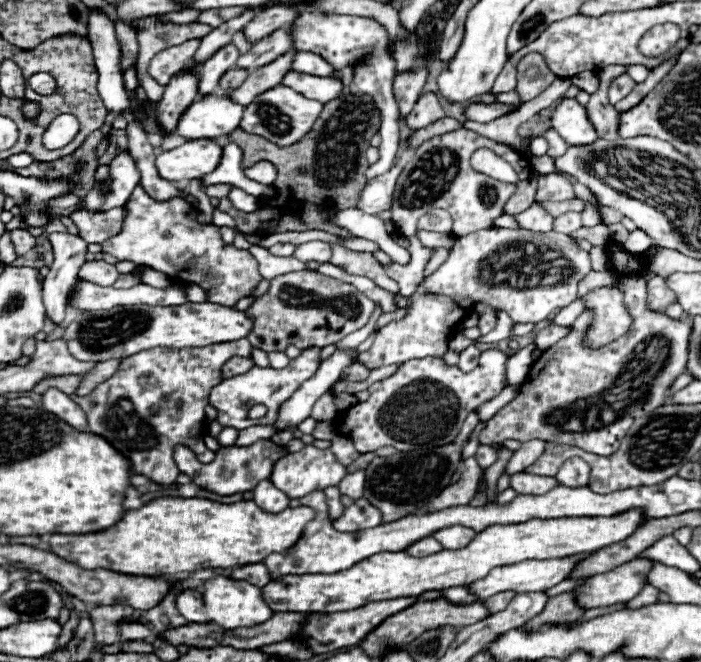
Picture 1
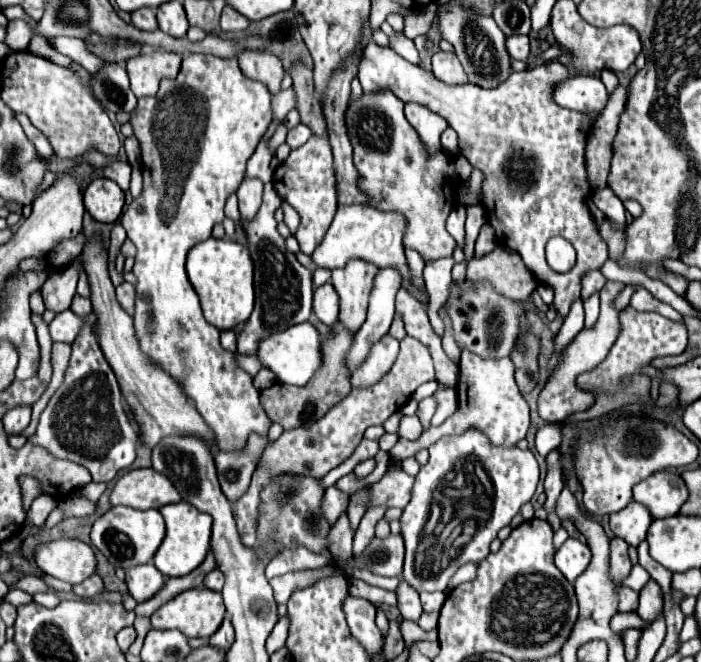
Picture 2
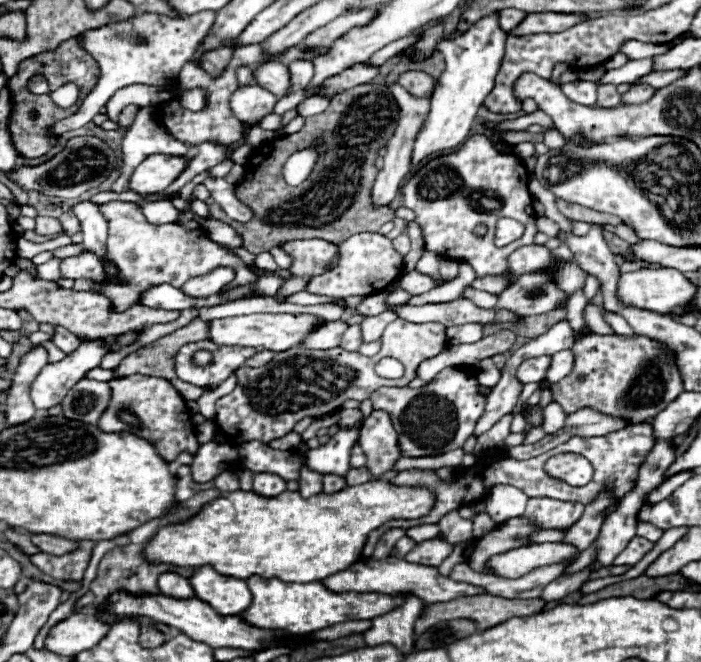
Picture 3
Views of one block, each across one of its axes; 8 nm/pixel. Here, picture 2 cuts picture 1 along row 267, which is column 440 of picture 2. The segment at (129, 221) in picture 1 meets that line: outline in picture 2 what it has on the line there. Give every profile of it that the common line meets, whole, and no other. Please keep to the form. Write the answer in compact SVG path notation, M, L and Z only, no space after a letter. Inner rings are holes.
M392 92L362 96L348 104L348 136L354 146L354 162L360 172L360 188L372 198L370 206L382 212L400 212L408 222L403 237L404 248L420 252L424 260L452 256L454 238L446 232L446 218L456 206L460 176L454 158L436 150L434 154L420 140L418 132L404 116L404 102ZM454 172L454 184L452 184ZM440 200L440 206L438 206Z

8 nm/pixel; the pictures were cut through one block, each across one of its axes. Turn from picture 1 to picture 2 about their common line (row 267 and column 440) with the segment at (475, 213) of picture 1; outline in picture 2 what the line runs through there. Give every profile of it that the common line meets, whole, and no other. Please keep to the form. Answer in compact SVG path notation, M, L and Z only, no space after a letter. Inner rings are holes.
M438 388L434 392L434 396L438 398L438 410L436 410L430 426L440 426L448 416L452 416L456 412L456 392Z

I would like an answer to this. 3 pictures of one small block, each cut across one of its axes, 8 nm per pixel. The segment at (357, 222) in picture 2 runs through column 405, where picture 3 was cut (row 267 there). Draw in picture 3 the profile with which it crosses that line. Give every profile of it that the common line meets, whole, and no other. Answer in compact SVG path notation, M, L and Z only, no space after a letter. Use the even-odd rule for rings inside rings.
M268 252L258 254L256 260L254 260L254 266L256 266L258 270L276 270L276 268L278 268L276 262L274 262L274 258L272 258Z

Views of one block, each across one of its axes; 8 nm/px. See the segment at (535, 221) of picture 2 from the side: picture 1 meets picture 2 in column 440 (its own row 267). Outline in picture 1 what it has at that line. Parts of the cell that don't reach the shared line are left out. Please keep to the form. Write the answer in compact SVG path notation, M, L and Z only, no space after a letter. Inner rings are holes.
M104 260L86 262L80 272L82 280L90 280L90 282L102 284L102 286L112 286L118 280L118 276L120 276L120 272L116 270L116 266L104 262Z

